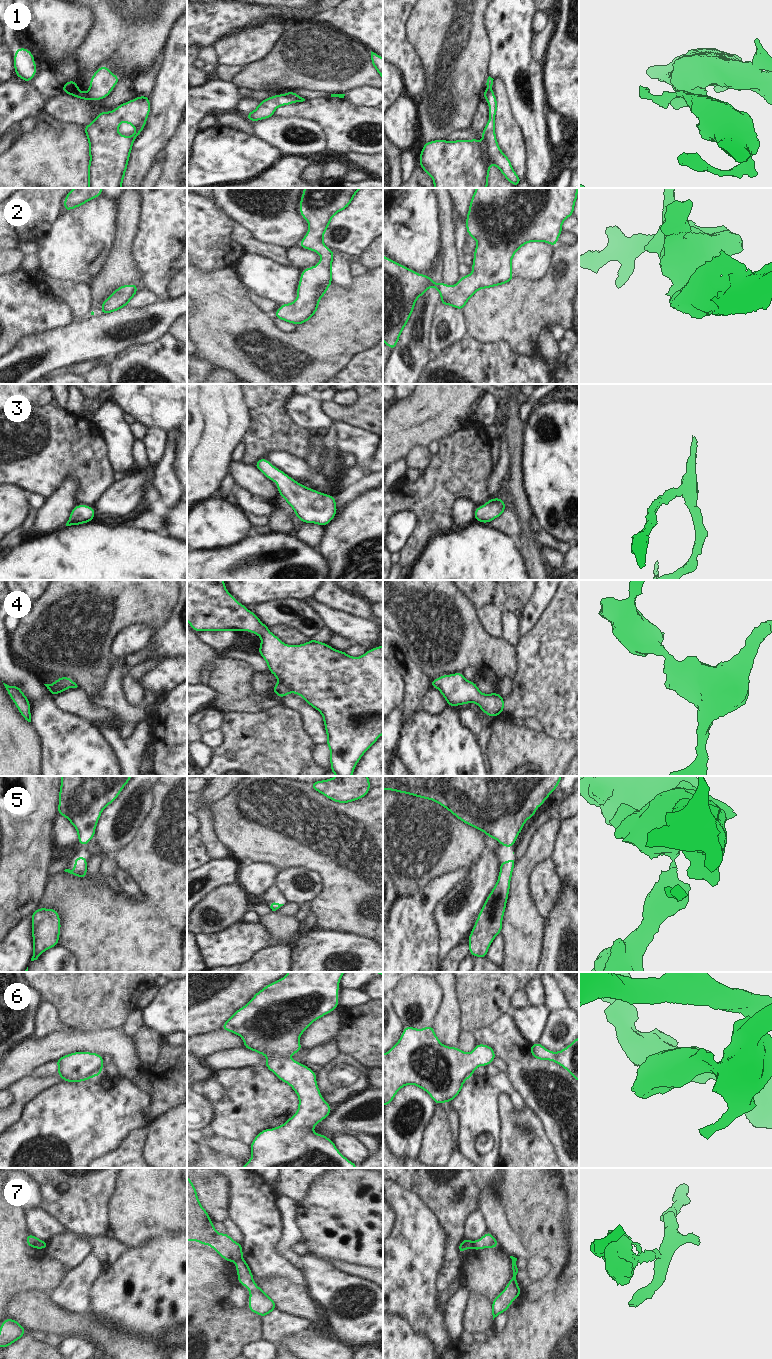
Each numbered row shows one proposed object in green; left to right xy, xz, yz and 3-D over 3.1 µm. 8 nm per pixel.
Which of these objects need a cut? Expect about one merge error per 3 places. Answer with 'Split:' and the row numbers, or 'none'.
Split: 1, 7

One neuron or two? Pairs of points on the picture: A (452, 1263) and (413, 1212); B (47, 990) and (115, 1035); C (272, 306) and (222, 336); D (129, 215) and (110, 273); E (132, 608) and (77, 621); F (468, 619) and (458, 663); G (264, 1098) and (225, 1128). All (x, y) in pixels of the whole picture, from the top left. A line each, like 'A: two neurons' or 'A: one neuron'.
A: two neurons
B: two neurons
C: two neurons
D: one neuron
E: one neuron
F: one neuron
G: one neuron

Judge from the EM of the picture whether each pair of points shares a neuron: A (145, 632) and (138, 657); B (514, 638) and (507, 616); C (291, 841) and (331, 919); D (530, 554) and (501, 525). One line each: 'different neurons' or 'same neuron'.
A: different neurons
B: same neuron
C: same neuron
D: different neurons

